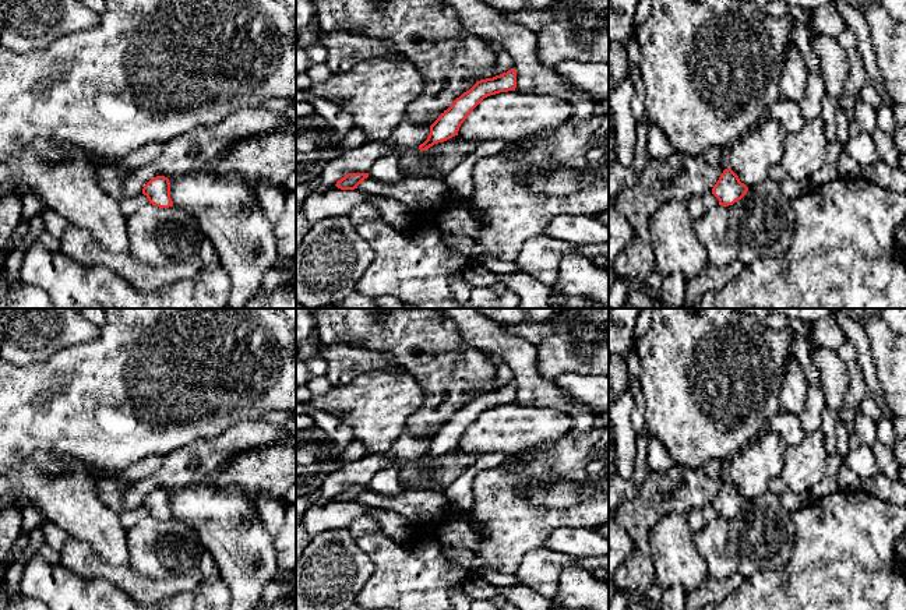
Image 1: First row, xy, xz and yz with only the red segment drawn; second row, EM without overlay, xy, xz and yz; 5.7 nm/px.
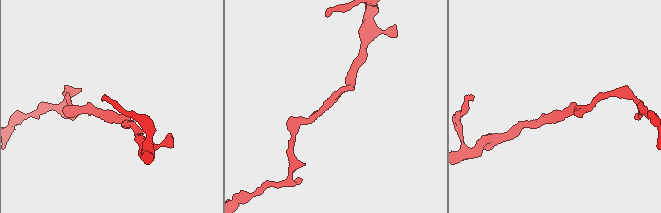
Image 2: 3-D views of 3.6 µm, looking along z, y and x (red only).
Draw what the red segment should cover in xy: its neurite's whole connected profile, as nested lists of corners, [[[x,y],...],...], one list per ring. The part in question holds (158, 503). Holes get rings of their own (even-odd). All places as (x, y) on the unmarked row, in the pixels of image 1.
[[[165,489],[151,491],[142,501],[142,507],[148,511],[149,516],[159,521],[173,519],[170,511],[170,494]]]

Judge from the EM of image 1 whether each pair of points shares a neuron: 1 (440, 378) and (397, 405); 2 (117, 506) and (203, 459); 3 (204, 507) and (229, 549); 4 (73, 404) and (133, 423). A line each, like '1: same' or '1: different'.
1: different
2: same
3: same
4: same

